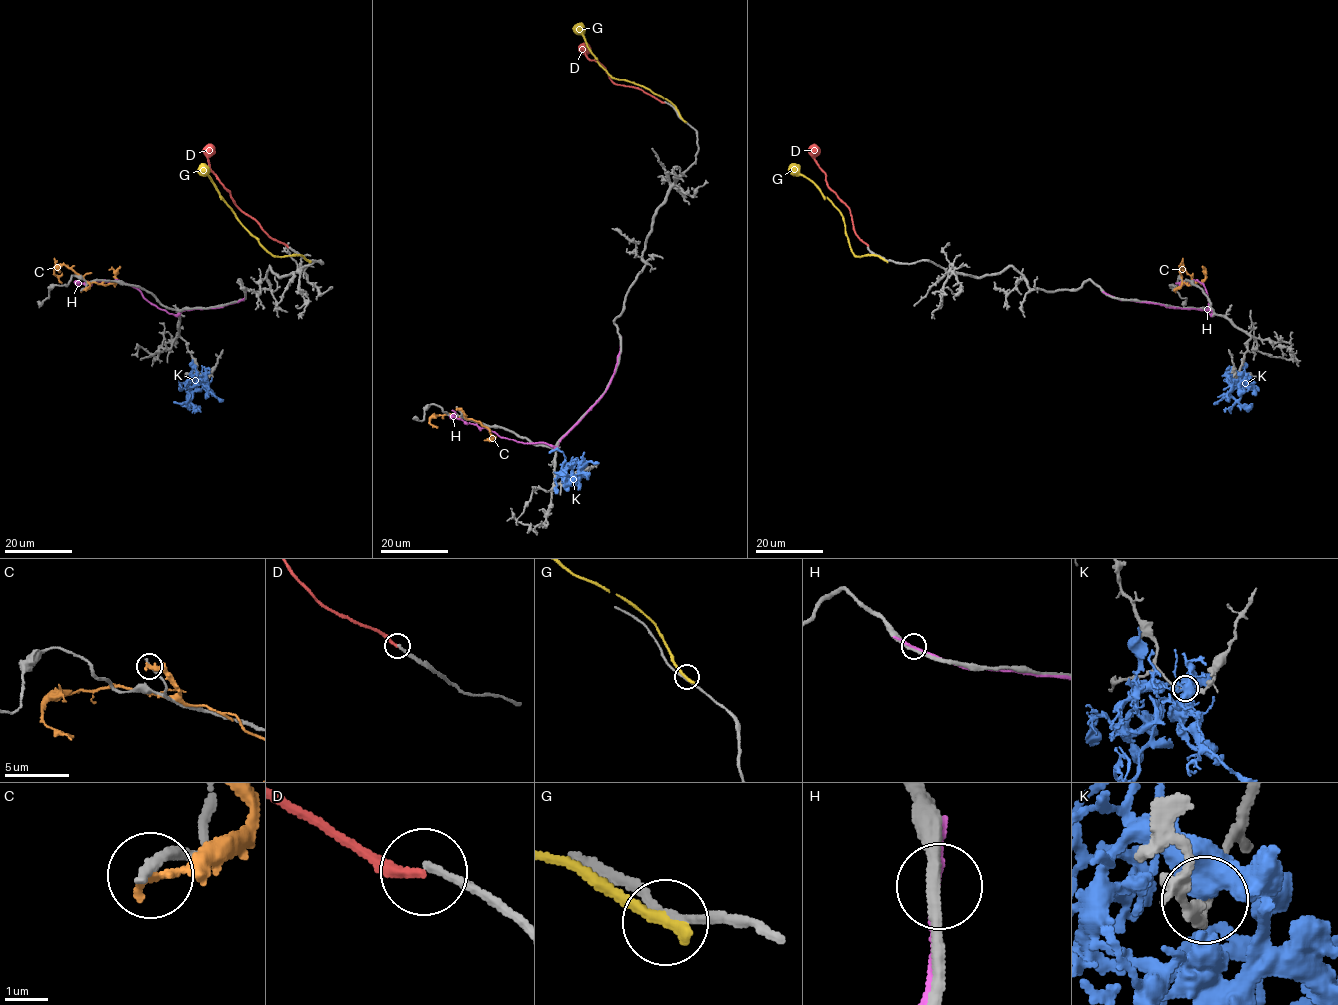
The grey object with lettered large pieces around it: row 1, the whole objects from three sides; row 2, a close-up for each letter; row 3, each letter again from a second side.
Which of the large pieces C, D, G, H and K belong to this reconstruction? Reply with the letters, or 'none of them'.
none of them

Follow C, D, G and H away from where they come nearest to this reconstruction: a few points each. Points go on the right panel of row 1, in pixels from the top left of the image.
C: (1174, 290), (1182, 283), (1181, 264), (1194, 283)
D: (868, 248), (853, 230), (850, 210), (828, 186), (826, 174), (814, 158), (815, 144)
G: (885, 260), (874, 255), (854, 254), (842, 214), (810, 180), (790, 164)
H: (1108, 294), (1122, 300), (1169, 307), (1206, 309), (1212, 312), (1210, 315), (1203, 284), (1197, 280), (1176, 283)

